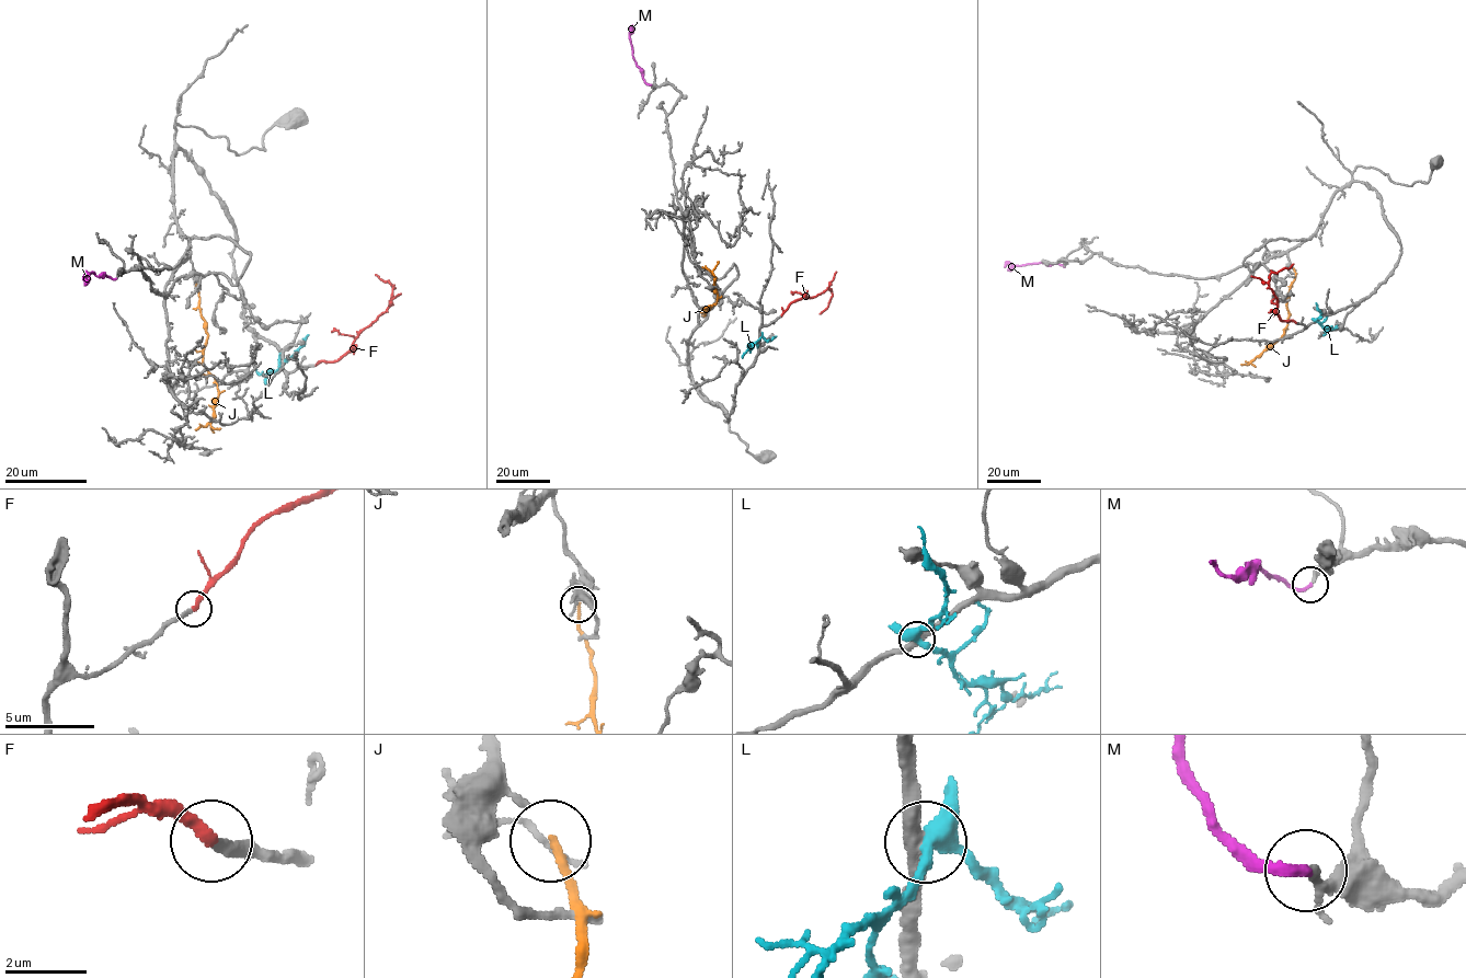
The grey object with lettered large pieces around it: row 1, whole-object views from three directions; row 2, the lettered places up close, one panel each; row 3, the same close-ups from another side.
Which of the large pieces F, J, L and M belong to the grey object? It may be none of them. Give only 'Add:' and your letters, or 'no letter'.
Add: F, M

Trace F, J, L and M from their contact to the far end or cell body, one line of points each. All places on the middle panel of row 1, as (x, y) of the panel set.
F: (781, 317), (791, 302), (828, 288), (832, 297), (820, 313)
J: (702, 313), (705, 315), (710, 307), (707, 308), (717, 302), (712, 271), (719, 261)
L: (760, 336), (742, 357)
M: (651, 84), (643, 79), (632, 56), (629, 32), (633, 25)

